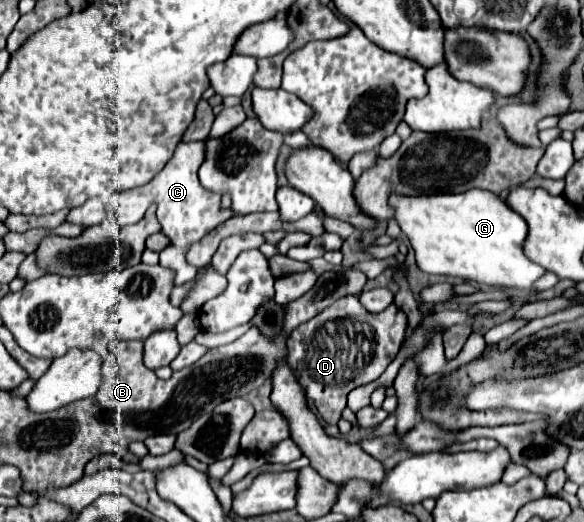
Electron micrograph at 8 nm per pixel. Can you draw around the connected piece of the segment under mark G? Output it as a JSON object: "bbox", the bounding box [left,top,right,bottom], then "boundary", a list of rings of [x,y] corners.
{"bbox":[391,189,545,291],"boundary":[[[469,189],[465,193],[445,193],[445,195],[429,195],[429,197],[391,197],[395,207],[395,219],[403,235],[415,249],[417,265],[421,271],[431,275],[451,275],[463,281],[473,281],[479,285],[499,287],[499,289],[521,289],[529,291],[533,285],[545,275],[541,265],[529,261],[523,251],[523,243],[527,237],[525,219],[515,213],[505,201],[485,189]]]}

